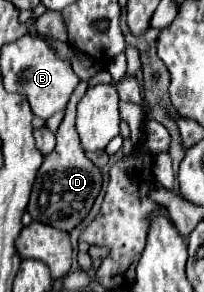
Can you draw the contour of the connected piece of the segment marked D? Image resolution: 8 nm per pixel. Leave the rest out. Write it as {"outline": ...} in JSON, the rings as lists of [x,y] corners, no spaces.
{"outline":[[[75,53],[73,55],[73,71],[83,81],[77,85],[77,89],[73,91],[73,95],[67,103],[65,117],[63,117],[63,121],[61,121],[61,125],[55,133],[57,145],[45,157],[43,165],[39,167],[39,175],[37,175],[37,181],[35,181],[35,187],[31,191],[31,199],[29,199],[29,205],[27,205],[27,211],[31,213],[31,217],[35,221],[57,227],[61,231],[71,231],[75,225],[79,225],[87,217],[89,209],[93,207],[93,203],[95,203],[95,199],[101,191],[101,171],[99,171],[99,167],[95,167],[85,157],[85,151],[81,149],[81,143],[79,143],[79,135],[75,131],[75,109],[77,109],[77,103],[81,101],[81,97],[87,91],[89,75],[97,73],[97,65],[89,57],[85,57],[81,53]]]}

